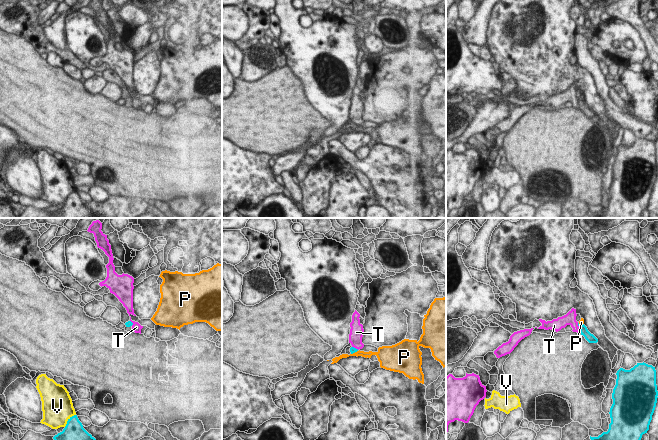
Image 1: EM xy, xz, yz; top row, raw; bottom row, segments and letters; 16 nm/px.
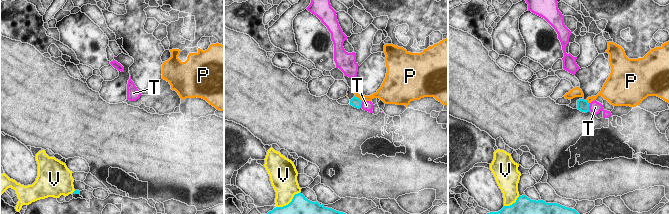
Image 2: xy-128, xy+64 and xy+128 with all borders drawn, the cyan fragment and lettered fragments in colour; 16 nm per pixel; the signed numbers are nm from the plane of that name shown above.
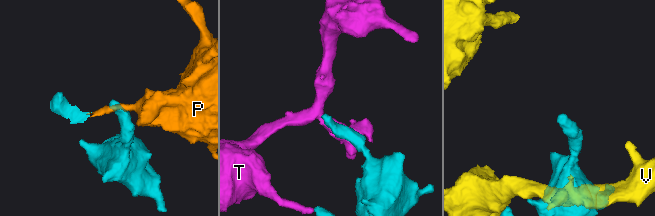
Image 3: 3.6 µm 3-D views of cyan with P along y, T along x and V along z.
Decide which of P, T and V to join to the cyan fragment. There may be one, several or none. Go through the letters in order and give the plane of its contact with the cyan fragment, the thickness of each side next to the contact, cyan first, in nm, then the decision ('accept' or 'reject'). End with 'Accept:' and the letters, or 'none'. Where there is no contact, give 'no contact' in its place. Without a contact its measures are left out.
P: xz | 90/100 nm | reject
T: yz | 140/190 nm | reject
V: xy | 360/480 nm | reject
Accept: none

